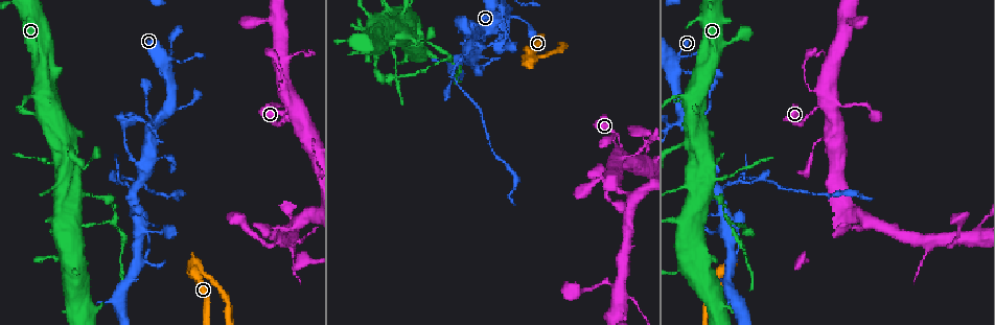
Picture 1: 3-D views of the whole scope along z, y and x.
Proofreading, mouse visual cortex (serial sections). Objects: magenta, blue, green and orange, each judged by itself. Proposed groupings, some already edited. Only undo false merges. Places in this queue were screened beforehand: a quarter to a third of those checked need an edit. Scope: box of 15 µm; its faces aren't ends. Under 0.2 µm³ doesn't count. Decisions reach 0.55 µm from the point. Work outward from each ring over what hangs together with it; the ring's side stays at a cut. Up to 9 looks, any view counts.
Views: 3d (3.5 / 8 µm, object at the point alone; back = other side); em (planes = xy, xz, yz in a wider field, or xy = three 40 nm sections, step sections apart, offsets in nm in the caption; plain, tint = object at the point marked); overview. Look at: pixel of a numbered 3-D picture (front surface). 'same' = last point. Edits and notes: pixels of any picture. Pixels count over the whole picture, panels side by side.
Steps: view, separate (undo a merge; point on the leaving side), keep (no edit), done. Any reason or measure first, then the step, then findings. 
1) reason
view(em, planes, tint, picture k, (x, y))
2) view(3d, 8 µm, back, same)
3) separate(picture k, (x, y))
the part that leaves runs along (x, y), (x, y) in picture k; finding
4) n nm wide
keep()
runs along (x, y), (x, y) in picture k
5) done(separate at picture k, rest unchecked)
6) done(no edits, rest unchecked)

view(3d, 8 µm, picture 1, (535, 58))

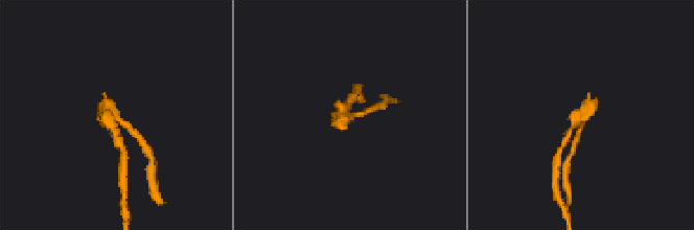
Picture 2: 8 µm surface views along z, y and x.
view(em, xy, step 1, tint, picture 2, (115, 119))

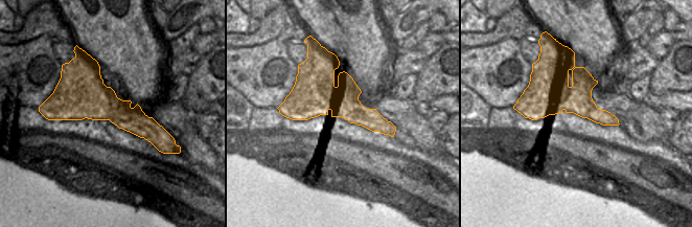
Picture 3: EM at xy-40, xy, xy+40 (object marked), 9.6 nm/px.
separate(picture 2, (594, 108))
a second cell is stuck on

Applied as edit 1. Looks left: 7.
a narrow waist
view(3d, 3.5 µm, picture 1, (714, 195))

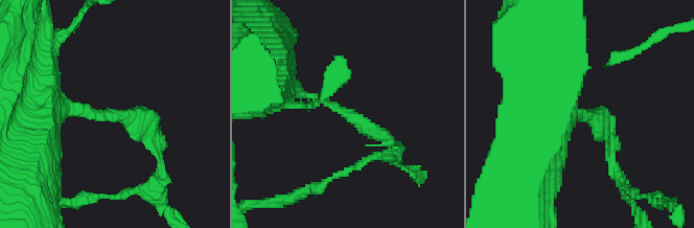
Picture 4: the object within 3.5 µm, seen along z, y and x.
view(em, xy, step 5, tint, picture 4, (335, 106))

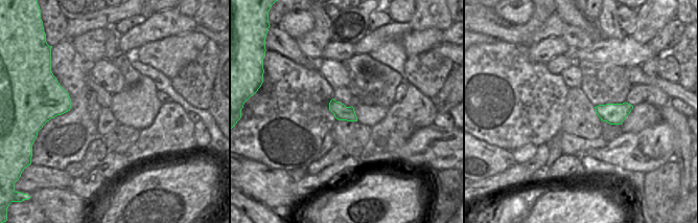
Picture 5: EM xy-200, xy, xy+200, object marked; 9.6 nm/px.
separate(picture 4, (359, 121))
the part that leaves runs along (328, 105), (334, 105), (393, 142) in picture 4; two cells meet here

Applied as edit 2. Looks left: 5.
redraw
view(overview)

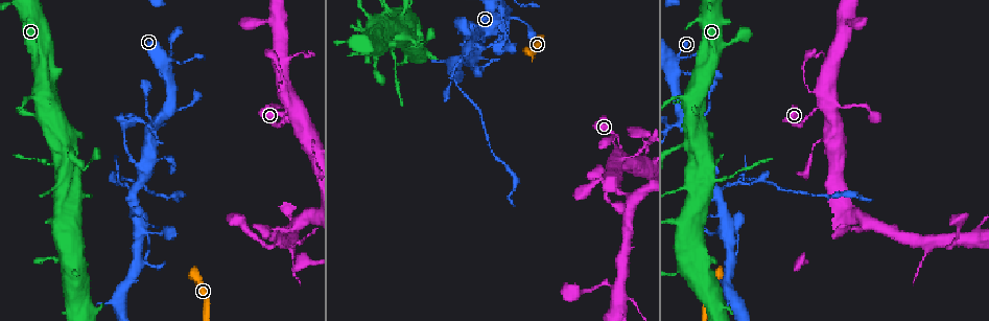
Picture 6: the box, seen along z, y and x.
view(3d, 3.5 µm, picture 6, (500, 7))

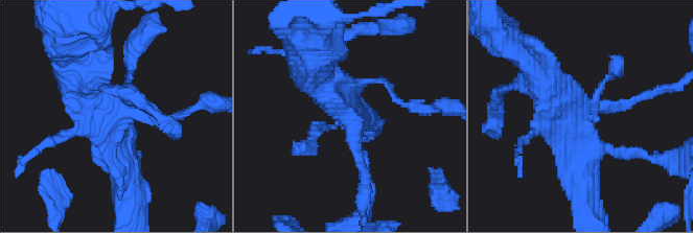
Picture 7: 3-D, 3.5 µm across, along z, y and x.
need the tissue
view(em, planes, tint, picture 7, (583, 126))

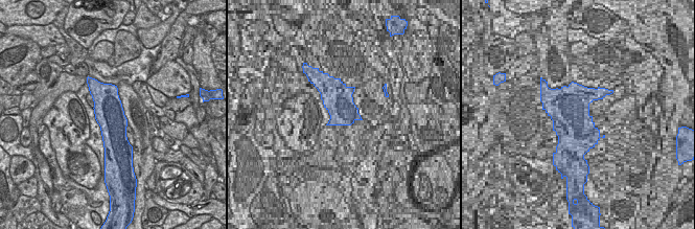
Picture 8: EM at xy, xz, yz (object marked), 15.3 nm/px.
440 nm wide
keep()
runs along (76, 78), (118, 133), (129, 193) in picture 7; all the same cell

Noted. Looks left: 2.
abrupt turn
view(3d, 3.5 µm, back, picture 6, (288, 106))

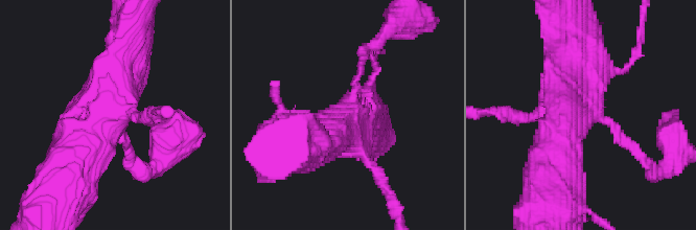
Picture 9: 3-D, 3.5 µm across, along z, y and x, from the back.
view(em, planes, tint, picture 9, (582, 110))

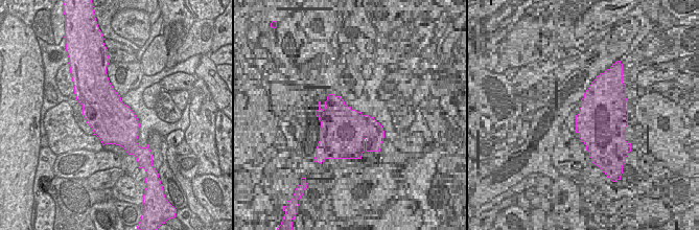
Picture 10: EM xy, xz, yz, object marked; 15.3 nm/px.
650 nm wide
keep()
runs along (362, 61), (349, 114), (307, 143) in picture 9; one cell here

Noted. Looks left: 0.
done(separate at picture 2, separate at picture 4, rest unchecked)

